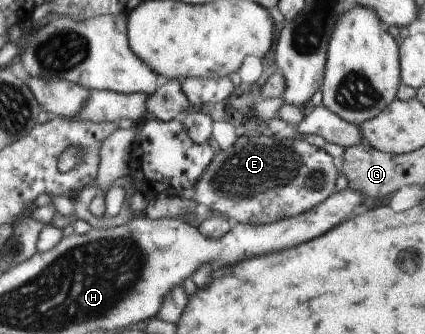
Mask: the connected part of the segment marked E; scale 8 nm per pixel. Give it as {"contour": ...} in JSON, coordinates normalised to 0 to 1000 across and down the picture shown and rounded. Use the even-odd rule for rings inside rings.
{"contour":[[[565,407],[532,446],[506,440],[496,485],[456,545],[449,599],[541,665],[633,671],[715,638],[762,602],[788,572],[793,530],[781,470],[715,413]]]}

